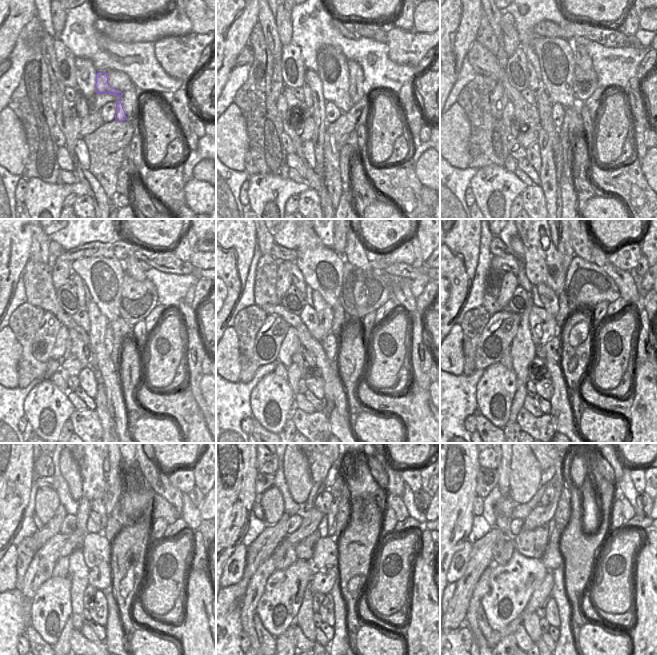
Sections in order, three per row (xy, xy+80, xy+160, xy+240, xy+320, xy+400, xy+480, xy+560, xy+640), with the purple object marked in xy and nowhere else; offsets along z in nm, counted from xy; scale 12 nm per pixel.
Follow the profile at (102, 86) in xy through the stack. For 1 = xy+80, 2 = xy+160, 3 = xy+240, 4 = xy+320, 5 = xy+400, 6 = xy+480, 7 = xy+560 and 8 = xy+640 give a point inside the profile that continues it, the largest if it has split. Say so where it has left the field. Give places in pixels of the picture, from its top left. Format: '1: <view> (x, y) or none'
1: xy+80 (333, 72)
2: xy+160 (556, 56)
3: xy+240 (103, 277)
4: xy+320 (322, 268)
5: xy+400 (542, 262)
6: xy+480 (90, 463)
7: xy+560 (319, 463)
8: xy+640 (545, 463)

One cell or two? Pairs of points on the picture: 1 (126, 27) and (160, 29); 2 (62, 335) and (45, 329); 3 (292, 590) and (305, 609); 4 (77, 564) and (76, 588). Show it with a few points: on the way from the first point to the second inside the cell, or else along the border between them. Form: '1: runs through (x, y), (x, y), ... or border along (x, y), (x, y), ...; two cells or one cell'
1: runs through (134, 29), (152, 29); one cell
2: border along (61, 325), (50, 356); two cells
3: border along (309, 584), (304, 591), (303, 601), (293, 622); two cells
4: runs through (77, 570), (77, 582); one cell

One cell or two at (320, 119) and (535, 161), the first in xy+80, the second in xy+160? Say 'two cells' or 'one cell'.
two cells

